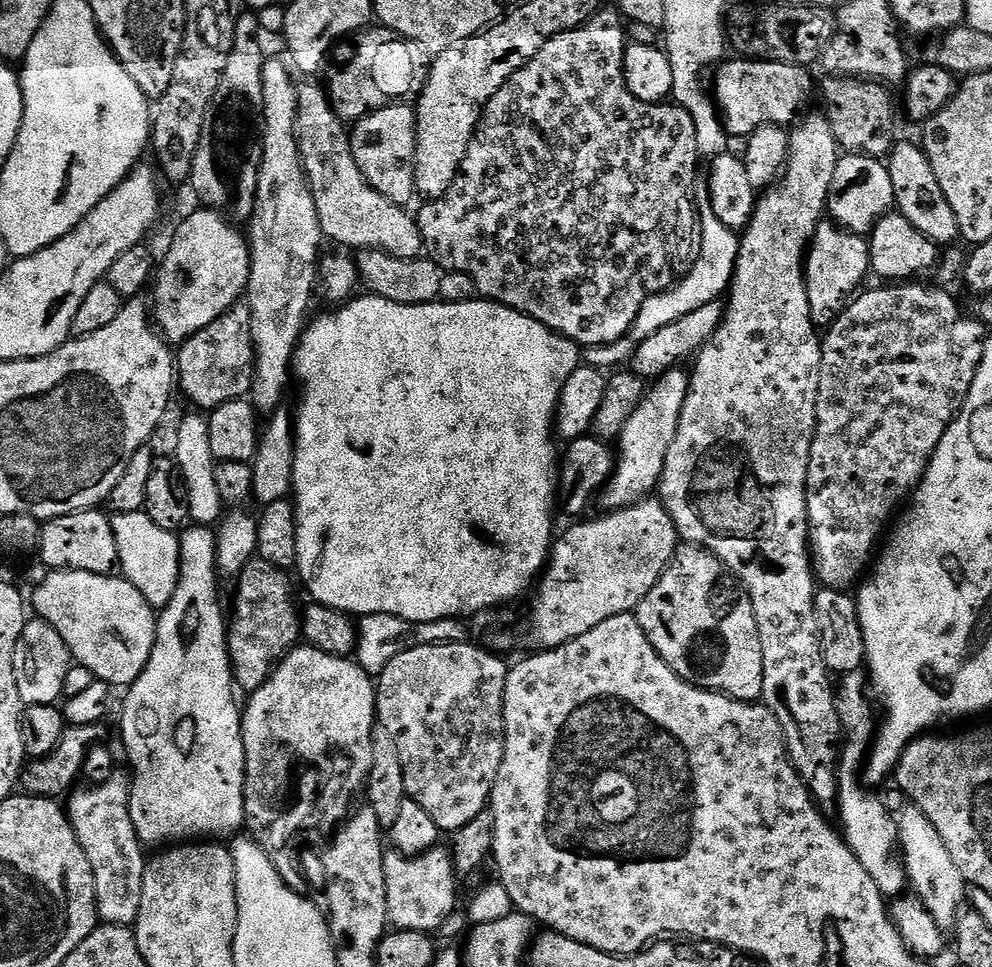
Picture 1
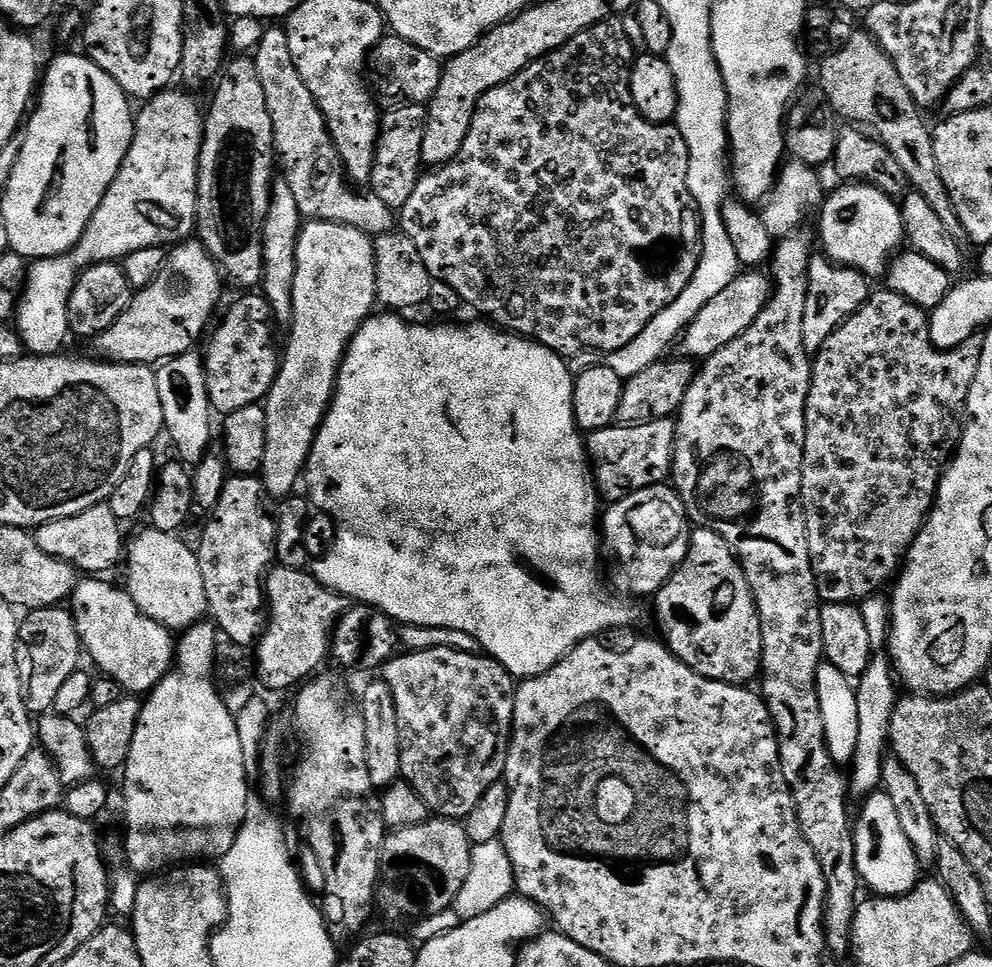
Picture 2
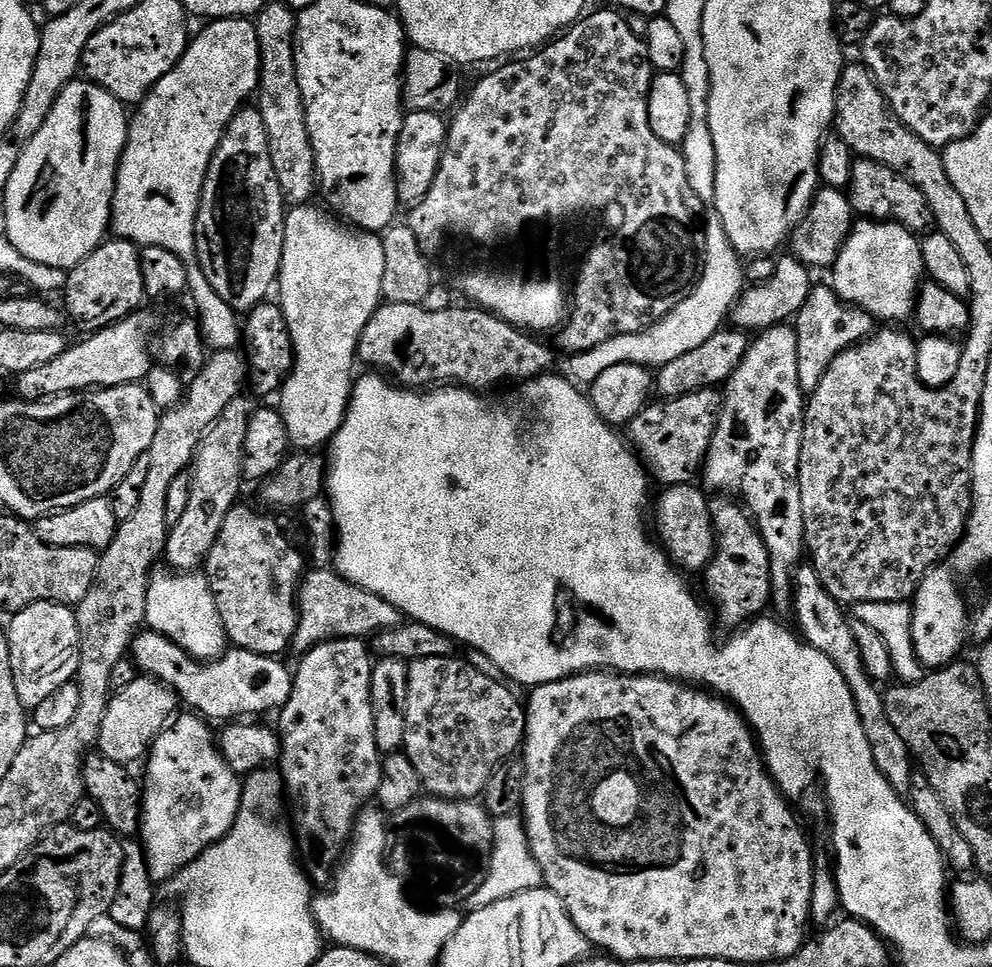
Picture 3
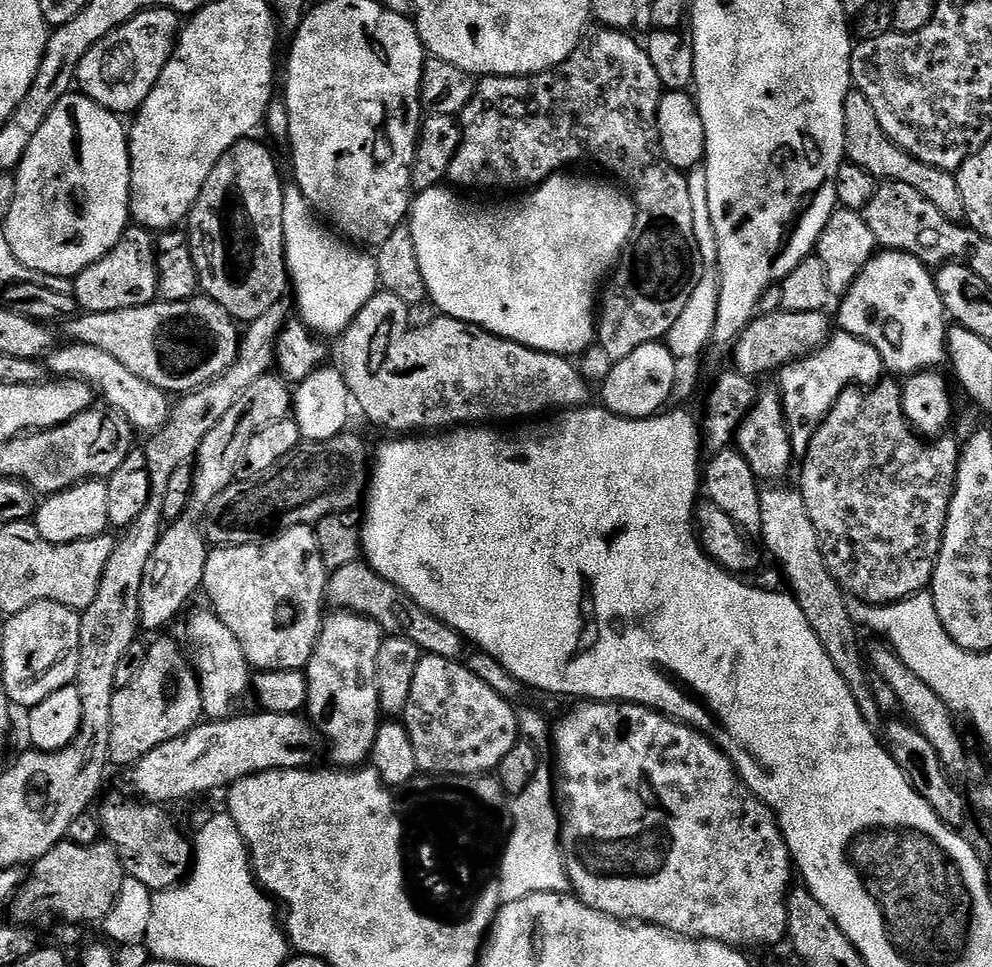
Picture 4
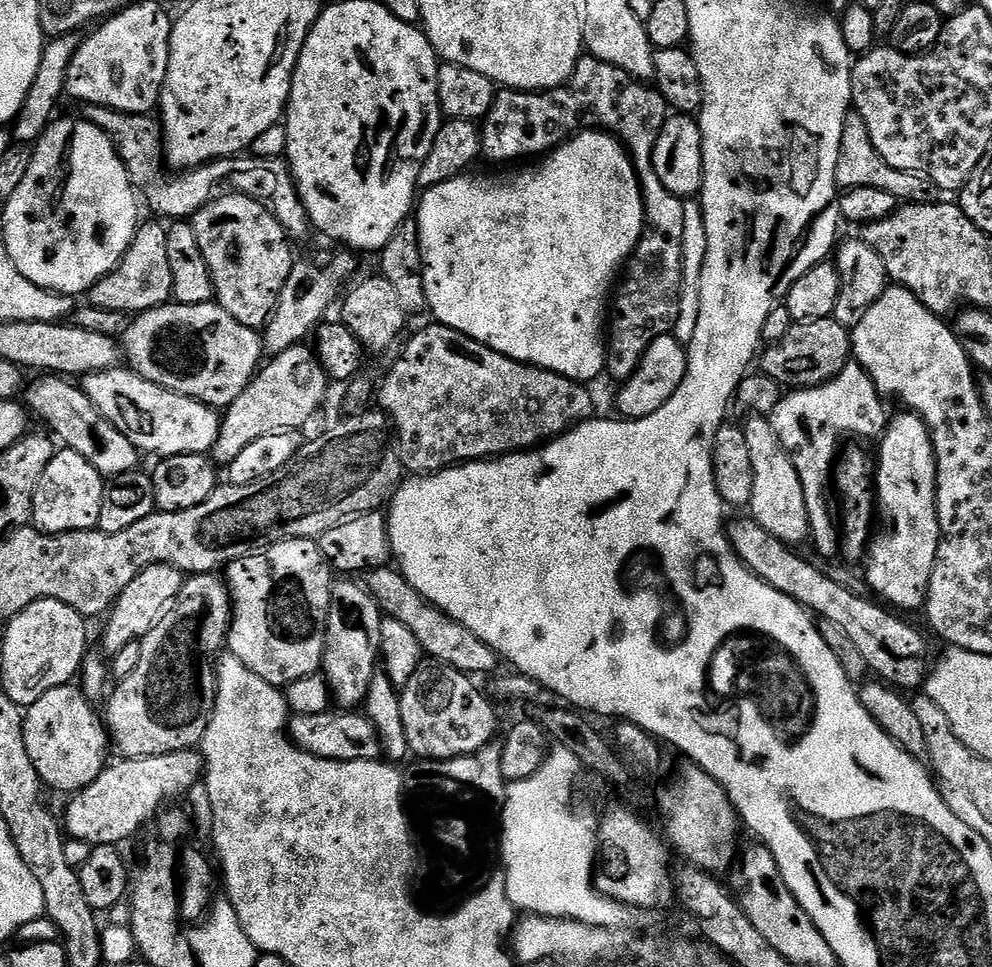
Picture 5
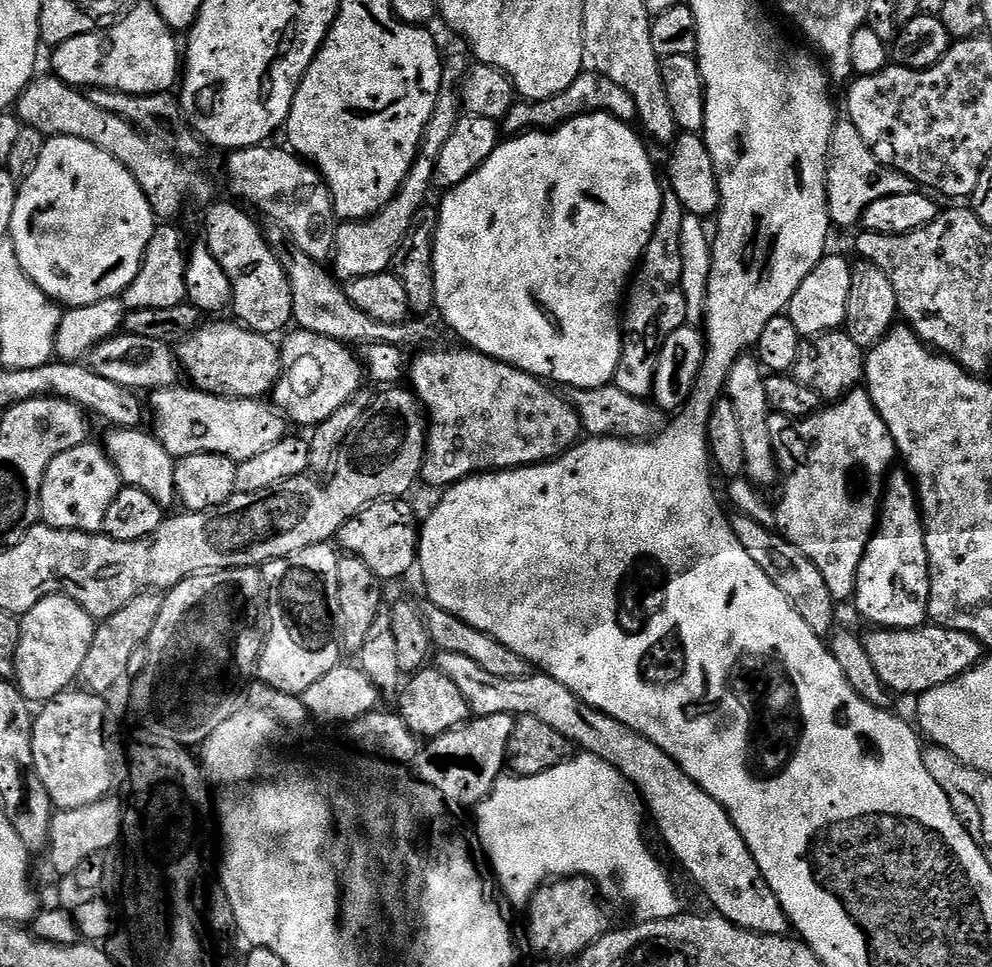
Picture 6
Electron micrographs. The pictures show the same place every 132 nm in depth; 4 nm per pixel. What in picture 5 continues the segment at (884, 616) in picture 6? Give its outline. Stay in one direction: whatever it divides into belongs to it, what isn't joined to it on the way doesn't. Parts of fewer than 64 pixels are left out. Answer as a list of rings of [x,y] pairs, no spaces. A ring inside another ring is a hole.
[[[900,410],[897,416],[895,413],[889,419],[879,444],[874,491],[878,516],[884,519],[885,528],[873,535],[866,549],[866,584],[893,609],[923,609],[940,541],[940,519],[936,509],[936,447],[932,444],[924,417],[911,410]]]

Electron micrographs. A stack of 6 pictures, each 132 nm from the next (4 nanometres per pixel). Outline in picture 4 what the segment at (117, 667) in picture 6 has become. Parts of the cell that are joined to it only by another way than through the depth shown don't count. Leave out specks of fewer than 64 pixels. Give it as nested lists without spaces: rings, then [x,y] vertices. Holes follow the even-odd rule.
[[[192,514],[171,521],[170,526],[161,531],[158,546],[154,546],[154,554],[150,554],[146,562],[146,574],[142,574],[142,588],[138,594],[140,627],[145,633],[164,630],[159,628],[166,627],[191,602],[192,595],[201,591],[209,551],[201,525]]]

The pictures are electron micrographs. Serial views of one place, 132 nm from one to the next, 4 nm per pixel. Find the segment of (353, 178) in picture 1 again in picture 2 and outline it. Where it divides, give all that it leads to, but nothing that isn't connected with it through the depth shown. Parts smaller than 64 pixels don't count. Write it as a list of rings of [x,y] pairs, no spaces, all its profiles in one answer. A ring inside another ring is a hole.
[[[280,26],[265,27],[262,34],[262,42],[254,50],[254,59],[258,78],[262,81],[262,90],[266,93],[266,110],[270,110],[270,122],[274,126],[274,142],[279,167],[284,167],[282,179],[290,186],[290,191],[298,201],[298,210],[305,221],[321,220],[322,222],[334,222],[354,226],[373,238],[393,231],[398,224],[397,213],[386,202],[382,202],[371,194],[363,196],[350,183],[344,164],[340,160],[340,154],[336,149],[336,143],[328,129],[328,119],[322,114],[314,94],[302,82],[302,74],[298,74],[298,66],[294,66],[294,57],[290,54],[290,38],[287,31]]]

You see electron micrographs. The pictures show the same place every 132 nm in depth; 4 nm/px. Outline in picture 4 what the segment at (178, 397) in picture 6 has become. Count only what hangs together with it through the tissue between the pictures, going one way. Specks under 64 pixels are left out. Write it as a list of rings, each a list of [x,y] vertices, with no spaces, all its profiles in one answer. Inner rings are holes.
[[[75,342],[65,343],[65,348],[53,347],[46,356],[46,368],[53,377],[66,380],[81,380],[95,390],[109,404],[113,413],[124,416],[137,433],[159,432],[170,419],[170,396],[158,386],[147,384],[138,374],[126,370],[118,358],[98,350],[98,346],[86,346]],[[100,391],[100,392],[99,392]],[[169,400],[169,404],[168,404]],[[112,407],[112,408],[111,408]]]

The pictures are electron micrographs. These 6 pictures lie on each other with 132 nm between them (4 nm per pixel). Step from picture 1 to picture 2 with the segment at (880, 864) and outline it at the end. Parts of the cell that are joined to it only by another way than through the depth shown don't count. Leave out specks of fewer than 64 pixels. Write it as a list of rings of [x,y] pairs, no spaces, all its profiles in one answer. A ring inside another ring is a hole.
[[[877,594],[867,596],[865,600],[858,604],[863,620],[866,622],[866,631],[870,634],[870,650],[872,657],[866,666],[866,670],[858,677],[855,685],[856,701],[858,702],[858,746],[854,750],[854,758],[850,765],[850,792],[853,797],[867,798],[880,788],[882,778],[882,766],[886,755],[886,745],[888,744],[888,718],[890,713],[896,709],[898,699],[898,680],[894,675],[893,665],[890,663],[890,653],[888,651],[888,633],[890,631],[890,600],[887,595]]]

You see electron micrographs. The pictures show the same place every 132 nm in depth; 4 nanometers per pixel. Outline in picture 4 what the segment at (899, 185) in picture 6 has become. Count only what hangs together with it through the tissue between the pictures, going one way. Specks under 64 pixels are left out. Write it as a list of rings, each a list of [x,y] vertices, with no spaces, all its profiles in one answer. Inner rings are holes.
[[[858,91],[848,93],[844,103],[844,150],[847,159],[856,164],[862,170],[866,170],[877,181],[893,180],[894,182],[906,182],[906,186],[914,186],[926,202],[930,202],[946,218],[960,222],[965,219],[964,203],[962,202],[962,190],[958,190],[958,182],[953,173],[946,170],[938,170],[929,164],[918,162],[910,154],[906,154],[878,126],[878,118],[874,118],[874,110],[870,102]]]

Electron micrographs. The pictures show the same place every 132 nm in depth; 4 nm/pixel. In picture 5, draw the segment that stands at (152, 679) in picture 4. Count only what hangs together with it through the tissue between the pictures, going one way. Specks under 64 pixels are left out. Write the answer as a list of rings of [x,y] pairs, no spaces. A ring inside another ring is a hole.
[[[192,574],[185,579],[175,604],[140,641],[142,662],[138,662],[134,674],[111,689],[106,700],[106,727],[111,743],[115,751],[116,748],[120,751],[121,757],[133,760],[187,752],[203,740],[216,705],[216,659],[225,651],[232,625],[232,596],[228,593],[227,583],[218,577],[216,574]]]

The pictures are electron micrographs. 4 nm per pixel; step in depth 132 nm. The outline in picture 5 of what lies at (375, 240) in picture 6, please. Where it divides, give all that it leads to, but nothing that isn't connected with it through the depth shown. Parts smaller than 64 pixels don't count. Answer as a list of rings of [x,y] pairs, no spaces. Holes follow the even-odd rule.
[[[348,250],[336,251],[340,252],[322,253],[317,258],[316,264],[312,260],[300,259],[293,263],[290,278],[286,280],[286,286],[280,291],[280,303],[277,304],[276,311],[268,319],[262,332],[265,349],[272,356],[282,354],[282,350],[290,350],[296,344],[305,343],[316,329],[325,323],[327,316],[324,315],[331,310],[332,303],[336,299],[336,303],[341,299],[345,291],[344,283],[356,268],[357,257]]]

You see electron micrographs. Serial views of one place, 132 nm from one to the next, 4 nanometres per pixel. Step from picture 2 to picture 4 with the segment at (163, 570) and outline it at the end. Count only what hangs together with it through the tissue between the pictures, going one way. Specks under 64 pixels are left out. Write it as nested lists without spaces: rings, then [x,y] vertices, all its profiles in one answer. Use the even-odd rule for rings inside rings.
[[[211,610],[196,612],[189,618],[188,640],[192,643],[190,656],[200,684],[204,716],[209,721],[227,720],[233,715],[232,707],[235,706],[236,699],[250,688],[250,665],[242,654],[242,646],[238,646],[238,638],[234,638],[234,634],[226,630],[224,623]]]

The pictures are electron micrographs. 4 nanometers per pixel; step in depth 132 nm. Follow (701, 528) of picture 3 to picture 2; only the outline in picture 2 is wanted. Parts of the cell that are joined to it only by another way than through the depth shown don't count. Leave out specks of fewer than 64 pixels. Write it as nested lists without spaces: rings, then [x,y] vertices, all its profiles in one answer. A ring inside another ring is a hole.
[[[668,482],[646,486],[646,490],[611,501],[602,512],[602,548],[617,560],[616,584],[621,588],[619,591],[629,592],[624,593],[629,597],[655,597],[675,574],[676,568],[682,566],[693,527],[682,498]]]

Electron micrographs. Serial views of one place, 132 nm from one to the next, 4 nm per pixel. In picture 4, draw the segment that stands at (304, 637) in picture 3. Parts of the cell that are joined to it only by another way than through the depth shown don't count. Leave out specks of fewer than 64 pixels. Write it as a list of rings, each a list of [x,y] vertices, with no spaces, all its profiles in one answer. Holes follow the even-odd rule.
[[[363,559],[350,562],[350,566],[342,566],[342,570],[330,573],[326,600],[331,607],[333,604],[333,609],[368,617],[380,627],[381,633],[414,642],[414,646],[418,646],[421,653],[441,656],[447,660],[460,660],[465,655],[466,641],[459,632],[419,608],[398,586],[379,576]]]

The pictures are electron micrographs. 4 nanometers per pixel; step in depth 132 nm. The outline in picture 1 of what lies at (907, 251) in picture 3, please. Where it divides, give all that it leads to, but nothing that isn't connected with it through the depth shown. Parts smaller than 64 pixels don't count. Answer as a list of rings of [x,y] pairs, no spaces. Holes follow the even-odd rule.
[[[861,152],[841,155],[840,161],[834,166],[834,178],[830,182],[828,191],[827,215],[835,223],[848,232],[859,232],[868,234],[872,231],[872,225],[886,213],[894,208],[894,186],[890,182],[888,165],[883,159],[874,156],[864,156]]]

